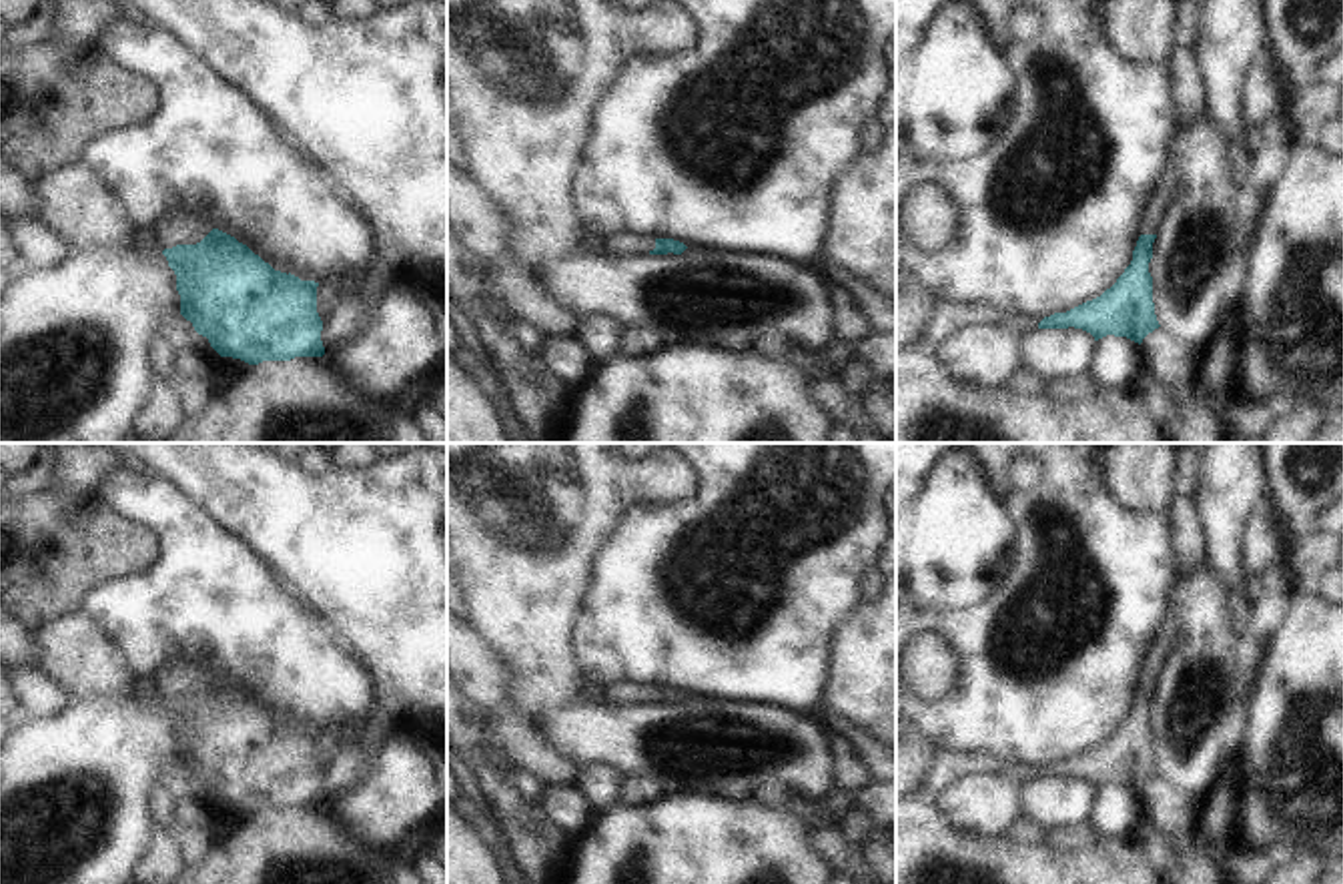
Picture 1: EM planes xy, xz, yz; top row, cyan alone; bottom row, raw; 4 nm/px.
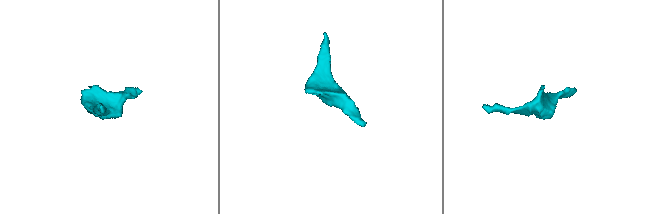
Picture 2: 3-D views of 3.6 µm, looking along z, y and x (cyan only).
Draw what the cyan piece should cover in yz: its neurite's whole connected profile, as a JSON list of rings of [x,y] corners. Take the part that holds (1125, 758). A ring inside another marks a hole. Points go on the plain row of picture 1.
[[[1169,621],[1157,643],[1149,649],[1145,670],[1141,674],[1141,686],[1133,700],[1133,710],[1116,732],[1092,750],[1086,750],[1066,762],[1044,766],[1038,772],[1038,778],[1074,776],[1090,782],[1094,790],[1114,784],[1141,794],[1149,782],[1161,776],[1155,764],[1149,712],[1153,708],[1155,682],[1173,649],[1175,639],[1177,625],[1175,621]]]

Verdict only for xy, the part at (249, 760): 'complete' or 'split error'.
split error

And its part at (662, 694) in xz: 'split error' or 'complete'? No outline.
split error

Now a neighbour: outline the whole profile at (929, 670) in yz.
[[[920,633],[904,649],[900,676],[916,702],[940,702],[956,684],[958,657],[944,635]]]

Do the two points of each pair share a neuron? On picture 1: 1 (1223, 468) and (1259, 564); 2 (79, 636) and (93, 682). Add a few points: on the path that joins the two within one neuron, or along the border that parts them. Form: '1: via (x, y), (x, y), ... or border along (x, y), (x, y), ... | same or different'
1: border along (1263, 504), (1253, 512), (1241, 540), (1245, 574) | different
2: via (79, 648), (79, 658), (91, 670) | same

